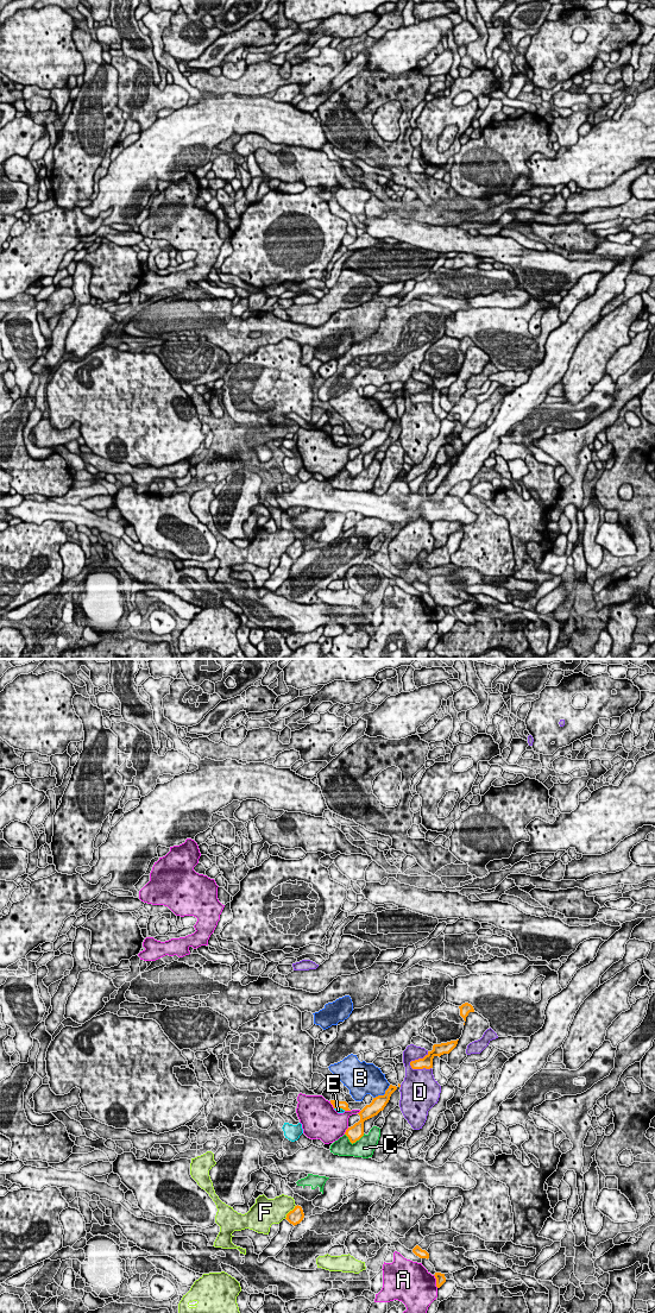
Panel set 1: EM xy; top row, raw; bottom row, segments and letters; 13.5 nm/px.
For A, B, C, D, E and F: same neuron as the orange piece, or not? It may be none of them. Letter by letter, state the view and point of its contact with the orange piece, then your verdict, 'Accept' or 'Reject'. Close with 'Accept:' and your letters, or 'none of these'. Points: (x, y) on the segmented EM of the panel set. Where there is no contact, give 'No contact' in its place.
A: Touches orange at xy (436, 1281). Reject
B: Touches orange at xy (384, 1094). Reject
C: Touches orange at xy (353, 1142). Reject
D: Touches orange at xy (416, 1060). Reject
E: Touches orange at xy (340, 1107). Reject
F: Touches orange at xy (289, 1212). Reject
Accept: none of these

